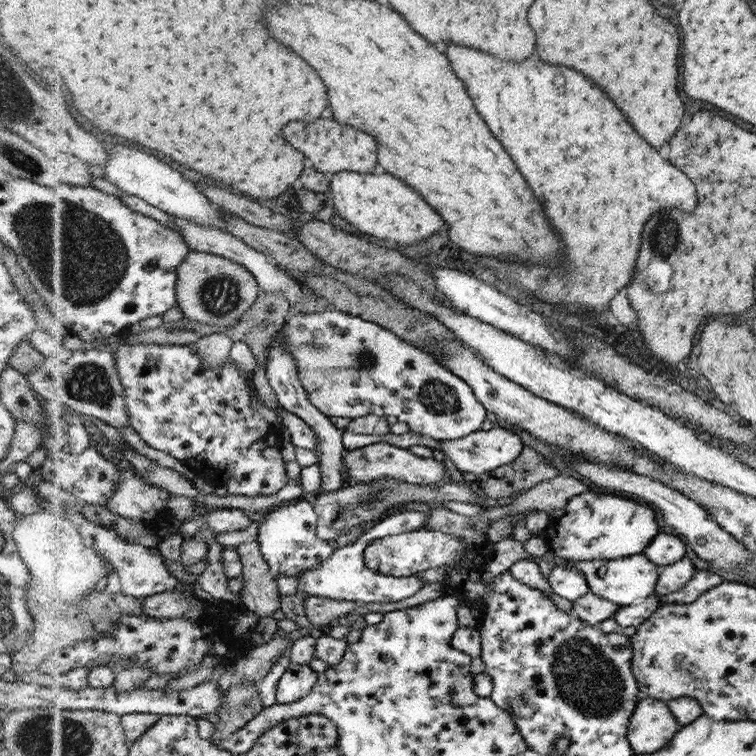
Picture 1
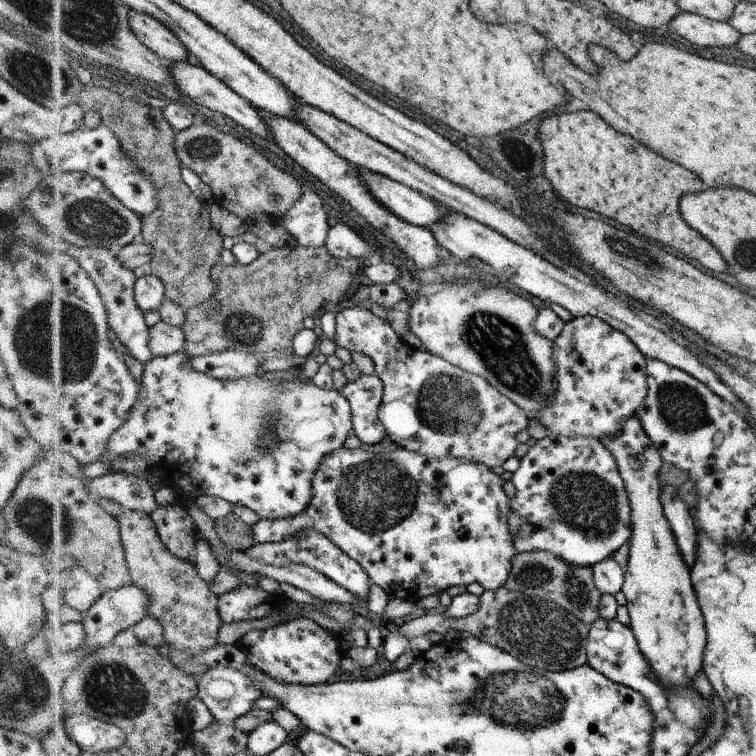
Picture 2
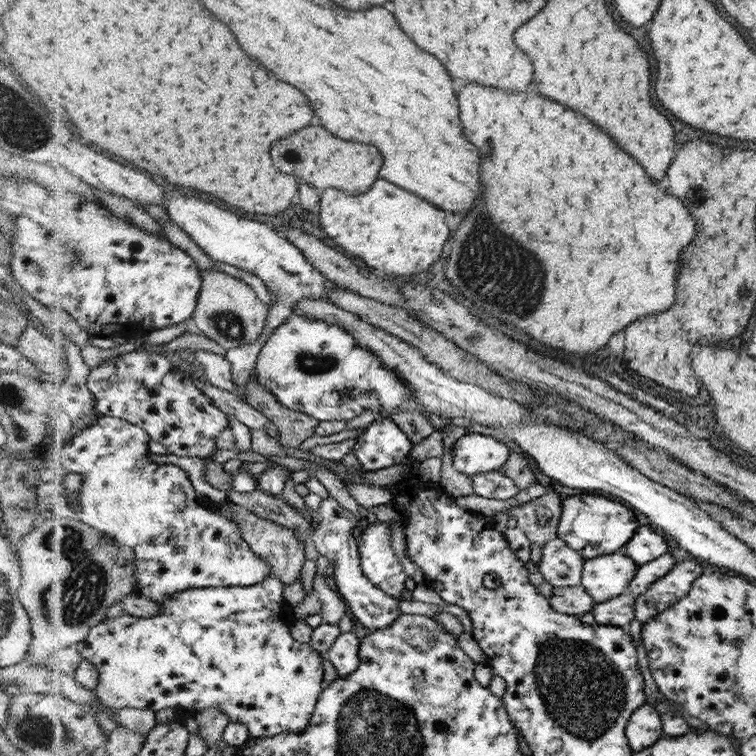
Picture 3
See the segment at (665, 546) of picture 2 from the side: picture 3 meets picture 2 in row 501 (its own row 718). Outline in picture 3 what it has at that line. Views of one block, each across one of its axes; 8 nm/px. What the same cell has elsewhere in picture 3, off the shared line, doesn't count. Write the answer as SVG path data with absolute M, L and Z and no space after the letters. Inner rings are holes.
M646 704L632 714L626 734L634 753L652 747L664 736L662 716L650 704Z

